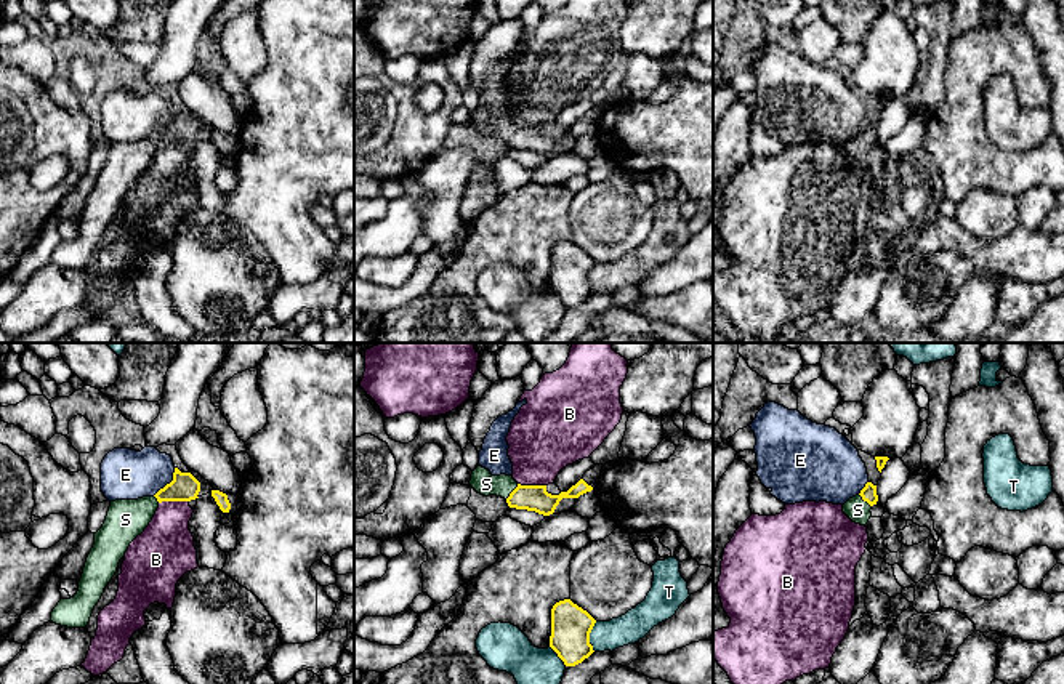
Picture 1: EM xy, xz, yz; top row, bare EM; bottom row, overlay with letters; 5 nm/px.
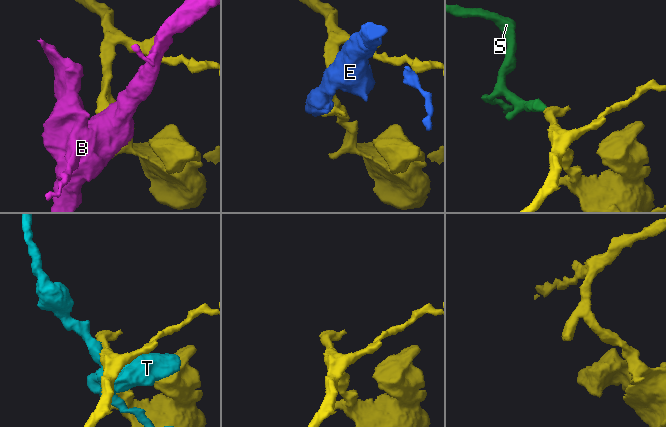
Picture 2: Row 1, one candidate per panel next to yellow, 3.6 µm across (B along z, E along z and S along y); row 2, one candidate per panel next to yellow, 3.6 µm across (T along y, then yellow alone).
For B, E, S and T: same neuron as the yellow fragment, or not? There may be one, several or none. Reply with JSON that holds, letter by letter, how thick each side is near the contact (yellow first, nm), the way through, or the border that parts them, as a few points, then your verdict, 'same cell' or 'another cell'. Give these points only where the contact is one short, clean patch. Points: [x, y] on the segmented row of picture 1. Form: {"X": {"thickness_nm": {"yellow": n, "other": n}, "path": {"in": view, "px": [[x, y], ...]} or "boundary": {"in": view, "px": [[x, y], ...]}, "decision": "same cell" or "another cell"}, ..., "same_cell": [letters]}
{"B": {"thickness_nm": {"yellow": 140, "other": 280}, "boundary": {"in": "xy", "px": [[188, 500], [162, 500], [159, 503]]}, "decision": "another cell"}, "E": {"thickness_nm": {"yellow": 140, "other": 260}, "boundary": {"in": "xy", "px": [[175, 468], [173, 478], [153, 495]]}, "decision": "another cell"}, "S": {"thickness_nm": {"yellow": 130, "other": 120}, "path": {"in": "xz", "px": [[536, 498], [518, 497], [511, 492], [505, 486], [486, 484]]}, "decision": "same cell"}, "T": {"thickness_nm": {"yellow": 200, "other": 150}, "decision": "another cell"}, "same_cell": ["S"]}

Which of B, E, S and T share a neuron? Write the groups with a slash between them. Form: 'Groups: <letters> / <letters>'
Groups: B / E / S / T

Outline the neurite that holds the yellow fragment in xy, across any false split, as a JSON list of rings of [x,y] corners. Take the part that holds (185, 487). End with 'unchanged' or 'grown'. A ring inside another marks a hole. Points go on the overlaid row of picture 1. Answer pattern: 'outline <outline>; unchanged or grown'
outline [[[175,468],[173,481],[160,489],[154,497],[138,500],[111,501],[103,527],[95,533],[95,545],[87,557],[79,591],[71,599],[61,599],[51,612],[51,622],[67,628],[87,628],[95,606],[99,602],[104,588],[117,572],[120,559],[125,556],[130,543],[144,532],[152,521],[162,501],[191,501],[199,498],[200,482],[191,473],[181,473]]]; grown

